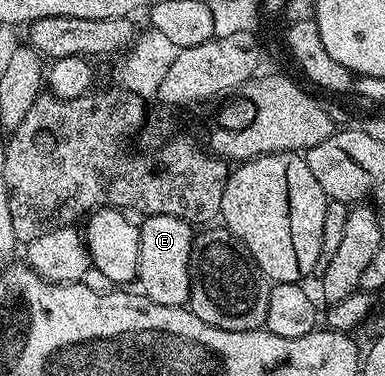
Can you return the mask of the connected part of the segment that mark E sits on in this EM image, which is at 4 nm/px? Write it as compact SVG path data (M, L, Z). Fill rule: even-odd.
M149 216L138 225L139 275L142 295L161 306L184 307L191 298L192 225L172 216Z

